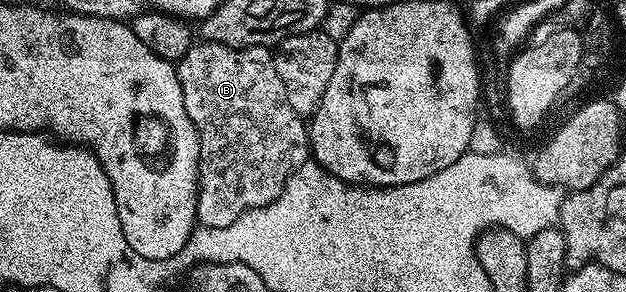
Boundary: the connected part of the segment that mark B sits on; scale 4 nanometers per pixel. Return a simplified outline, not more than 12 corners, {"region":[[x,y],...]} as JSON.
{"region":[[266,47],[176,63],[197,224],[265,207],[310,159]]}

